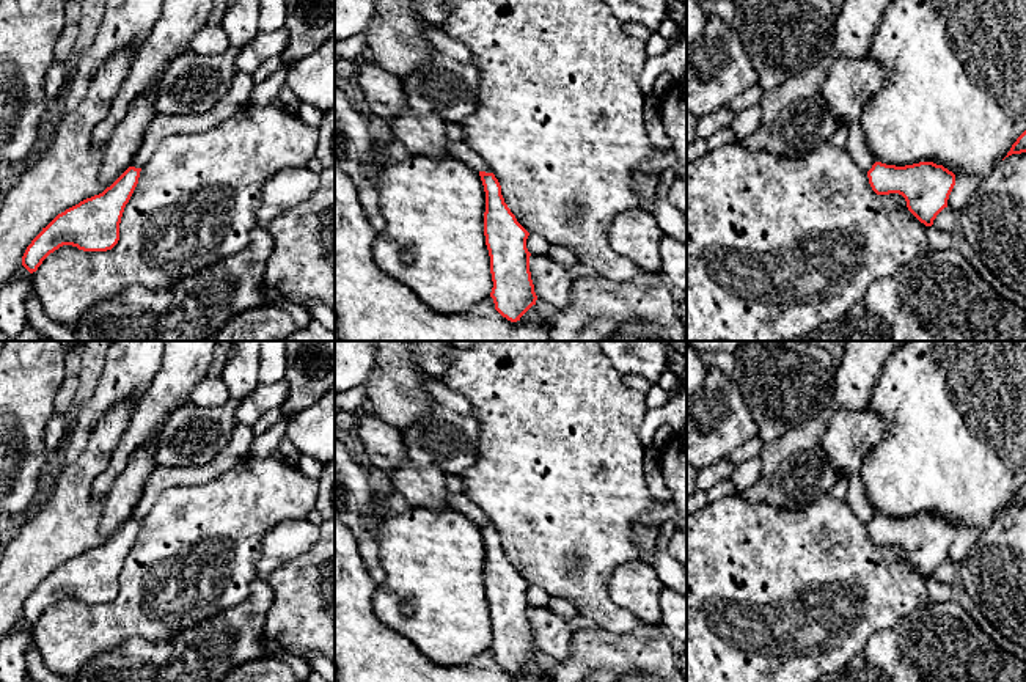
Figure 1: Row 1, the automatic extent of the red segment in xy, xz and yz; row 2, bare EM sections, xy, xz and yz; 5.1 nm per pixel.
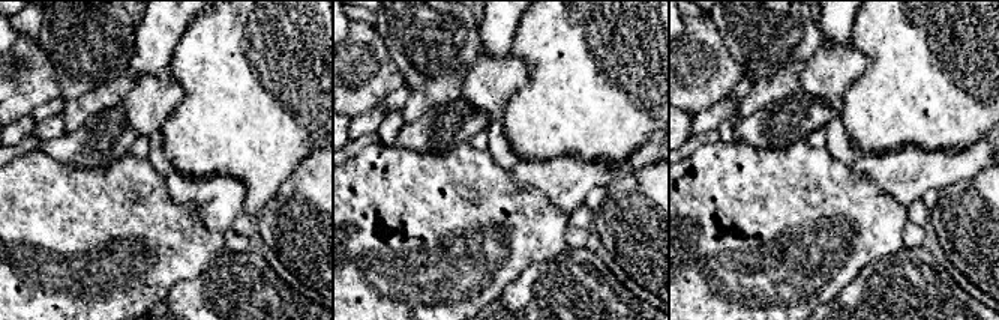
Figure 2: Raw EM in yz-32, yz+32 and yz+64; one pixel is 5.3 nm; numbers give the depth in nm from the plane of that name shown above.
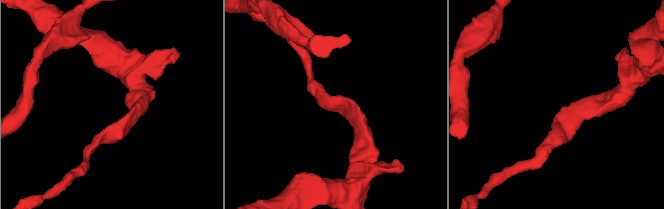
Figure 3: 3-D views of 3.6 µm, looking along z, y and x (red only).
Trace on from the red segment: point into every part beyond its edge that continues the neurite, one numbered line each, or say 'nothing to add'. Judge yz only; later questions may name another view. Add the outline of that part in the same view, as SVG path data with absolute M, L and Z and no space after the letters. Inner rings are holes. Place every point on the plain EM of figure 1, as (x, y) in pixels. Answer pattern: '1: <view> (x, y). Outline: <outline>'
nothing to add

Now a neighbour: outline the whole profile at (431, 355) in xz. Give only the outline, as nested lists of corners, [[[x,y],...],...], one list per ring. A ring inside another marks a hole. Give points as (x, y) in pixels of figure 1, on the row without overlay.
[[[410,341],[410,350],[420,369],[442,380],[448,369],[446,341]]]

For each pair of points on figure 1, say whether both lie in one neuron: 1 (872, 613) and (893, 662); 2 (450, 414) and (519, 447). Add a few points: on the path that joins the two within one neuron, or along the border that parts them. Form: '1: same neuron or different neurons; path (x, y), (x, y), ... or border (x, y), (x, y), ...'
1: different neurons; border (912, 612), (879, 630), (853, 657)
2: different neurons; border (461, 393), (469, 399), (478, 423), (475, 462)

